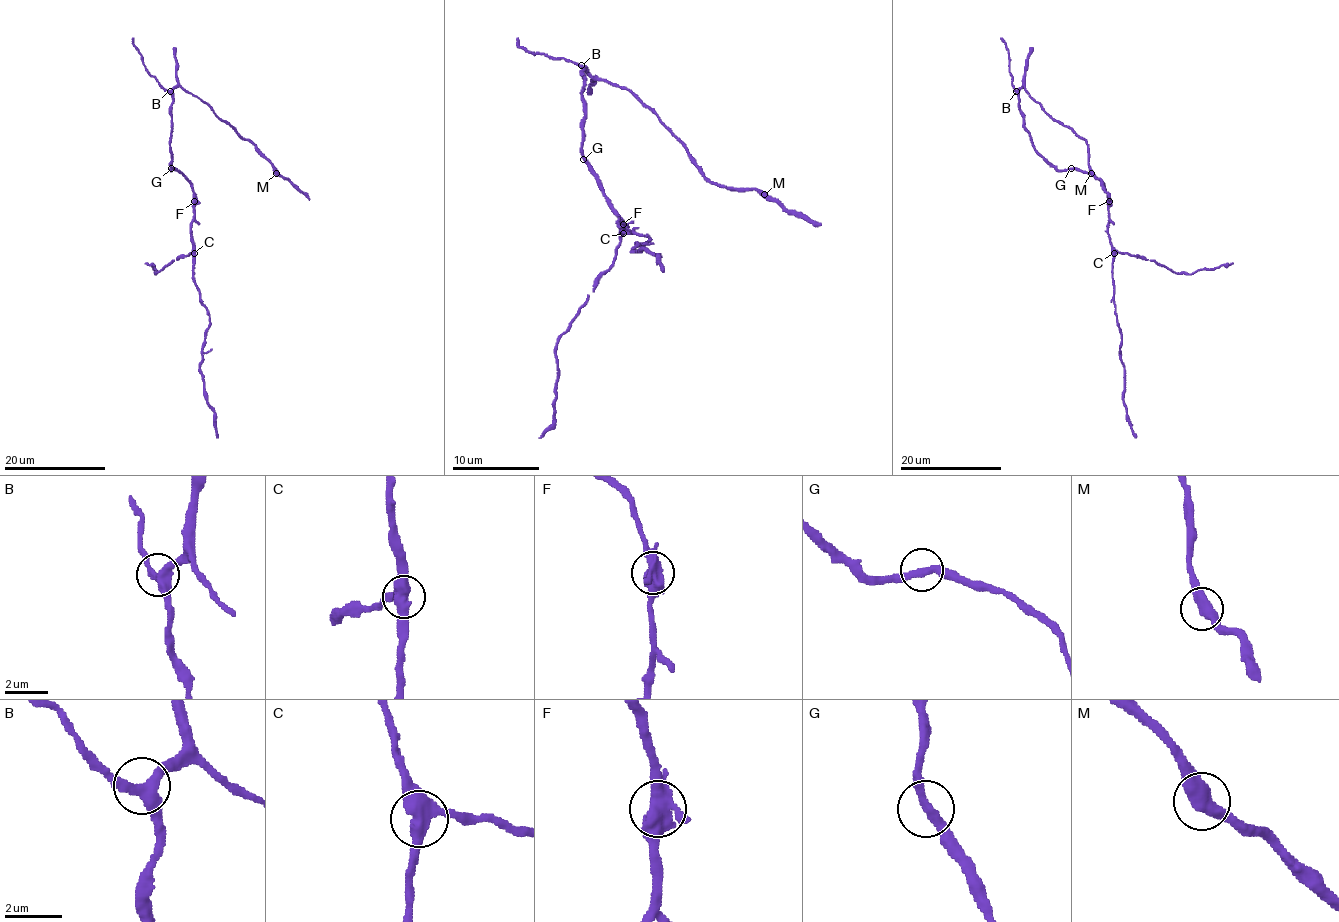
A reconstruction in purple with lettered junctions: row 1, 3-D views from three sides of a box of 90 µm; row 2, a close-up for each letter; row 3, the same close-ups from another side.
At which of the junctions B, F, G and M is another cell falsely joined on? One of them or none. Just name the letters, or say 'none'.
none

